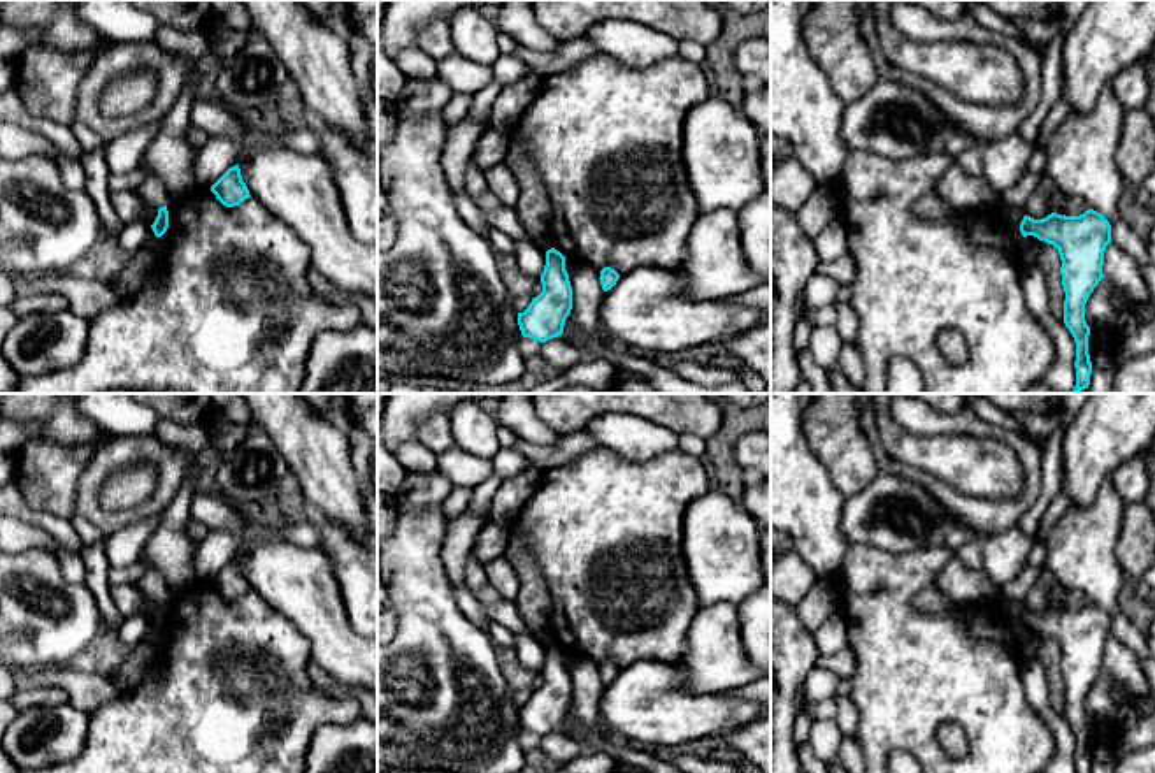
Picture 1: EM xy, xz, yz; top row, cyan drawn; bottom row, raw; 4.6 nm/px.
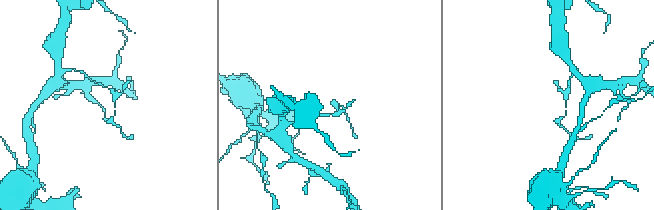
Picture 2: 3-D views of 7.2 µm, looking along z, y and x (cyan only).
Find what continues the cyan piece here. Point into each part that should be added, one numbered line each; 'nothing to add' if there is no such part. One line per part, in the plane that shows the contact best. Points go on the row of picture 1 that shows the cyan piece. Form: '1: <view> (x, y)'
nothing to add

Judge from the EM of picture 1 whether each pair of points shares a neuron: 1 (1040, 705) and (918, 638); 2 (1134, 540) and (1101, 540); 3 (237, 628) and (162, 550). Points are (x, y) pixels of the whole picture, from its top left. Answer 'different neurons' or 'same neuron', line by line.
1: different neurons
2: different neurons
3: different neurons

